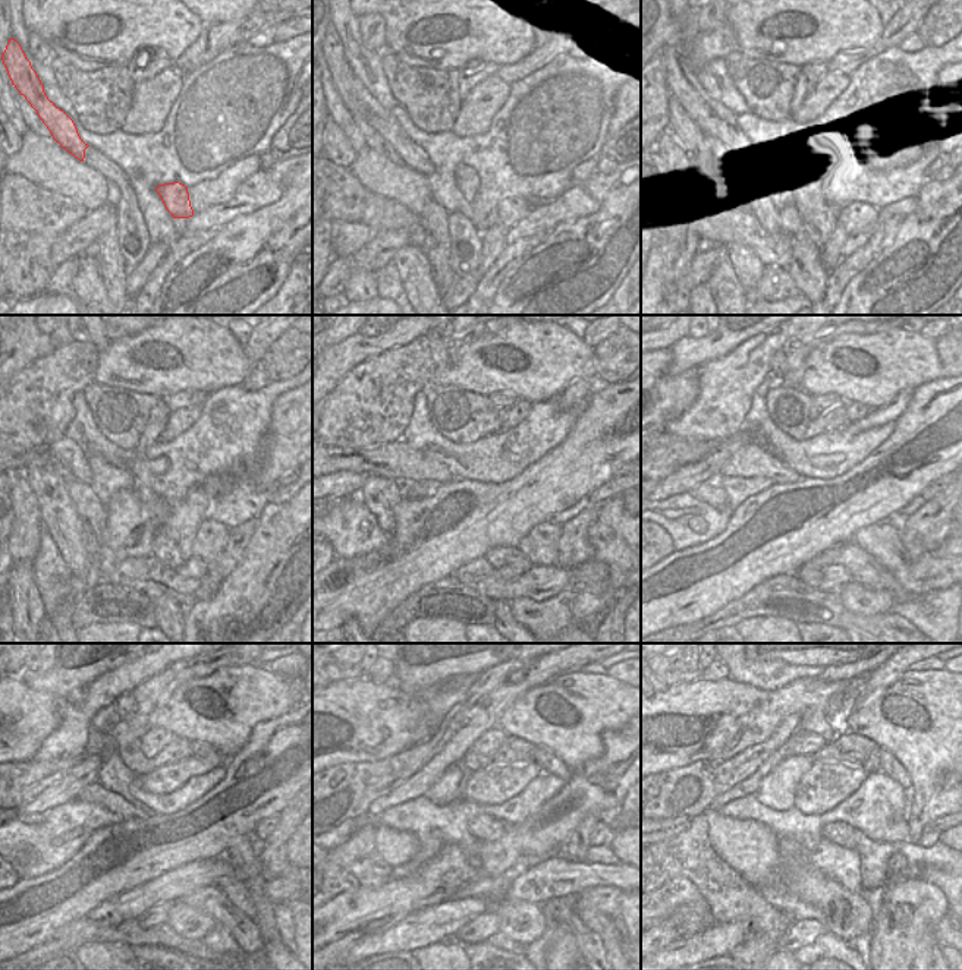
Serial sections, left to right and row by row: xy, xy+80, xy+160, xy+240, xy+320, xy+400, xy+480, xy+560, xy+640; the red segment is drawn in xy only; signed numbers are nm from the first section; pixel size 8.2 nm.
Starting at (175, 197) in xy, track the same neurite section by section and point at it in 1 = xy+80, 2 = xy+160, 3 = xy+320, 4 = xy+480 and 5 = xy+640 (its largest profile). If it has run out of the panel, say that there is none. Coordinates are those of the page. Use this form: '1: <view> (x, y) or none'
1: xy+80 (512, 210)
2: xy+160 (854, 216)
3: xy+320 (540, 545)
4: xy+480 (236, 891)
5: xy+640 (939, 931)

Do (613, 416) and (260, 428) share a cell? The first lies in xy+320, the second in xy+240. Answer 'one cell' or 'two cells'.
two cells

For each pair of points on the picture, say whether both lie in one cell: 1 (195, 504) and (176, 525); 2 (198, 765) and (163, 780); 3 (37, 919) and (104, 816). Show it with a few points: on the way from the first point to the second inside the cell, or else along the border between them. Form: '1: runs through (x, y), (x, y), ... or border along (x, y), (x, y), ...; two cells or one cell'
1: runs through (192, 509), (181, 520); one cell
2: runs through (189, 767), (176, 777), (172, 777); one cell
3: border along (125, 819), (97, 828), (72, 857); two cells

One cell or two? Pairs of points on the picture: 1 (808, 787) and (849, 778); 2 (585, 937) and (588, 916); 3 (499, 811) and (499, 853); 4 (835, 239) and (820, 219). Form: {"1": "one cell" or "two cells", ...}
{"1": "one cell", "2": "two cells", "3": "two cells", "4": "two cells"}

